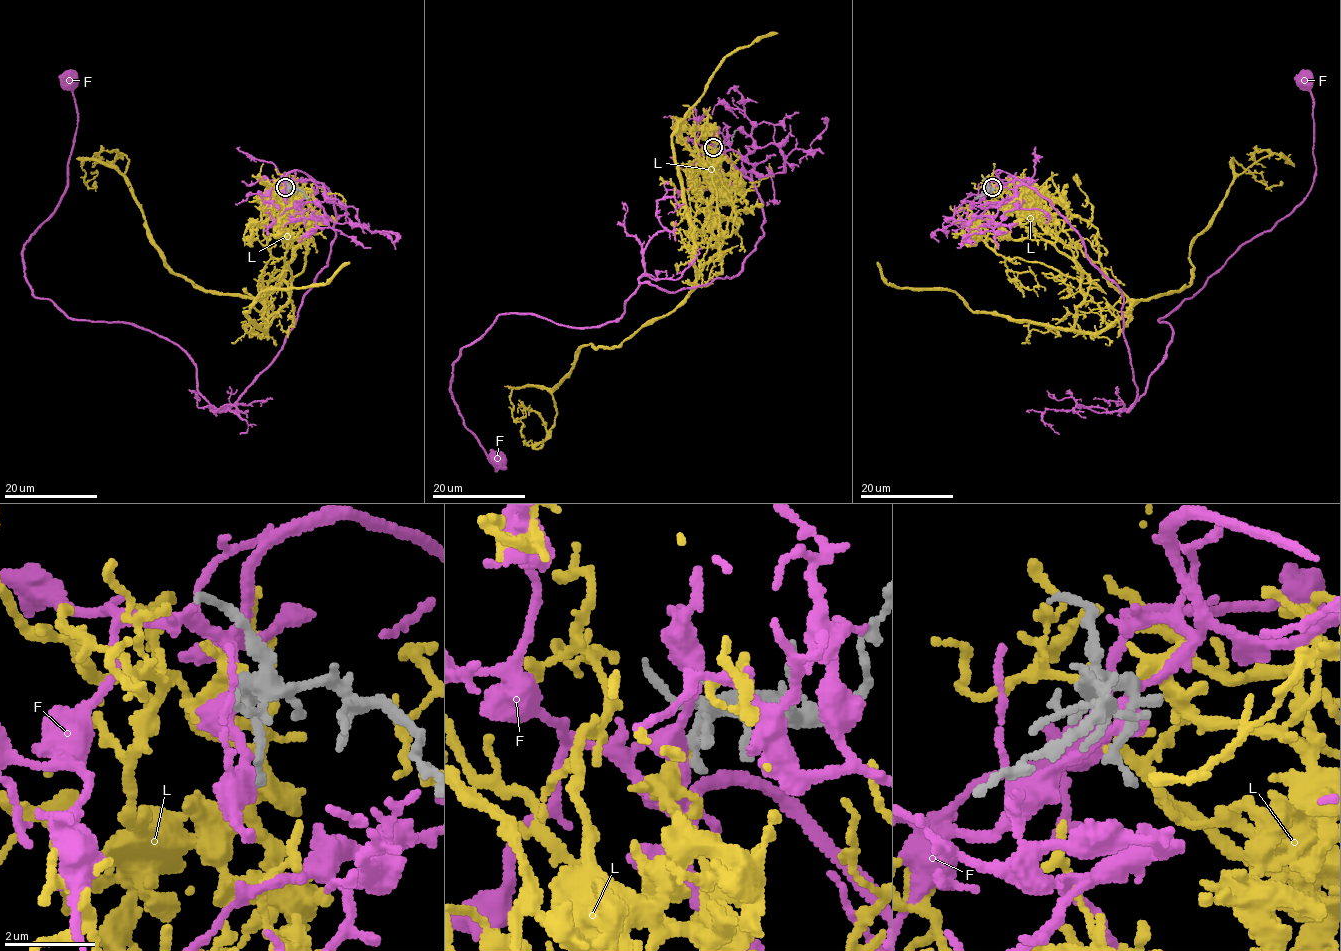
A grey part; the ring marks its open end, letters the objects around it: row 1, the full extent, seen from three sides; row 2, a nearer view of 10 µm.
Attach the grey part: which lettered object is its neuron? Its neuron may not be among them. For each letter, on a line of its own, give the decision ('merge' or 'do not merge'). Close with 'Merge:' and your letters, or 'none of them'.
F: do not merge
L: merge
Merge: L

